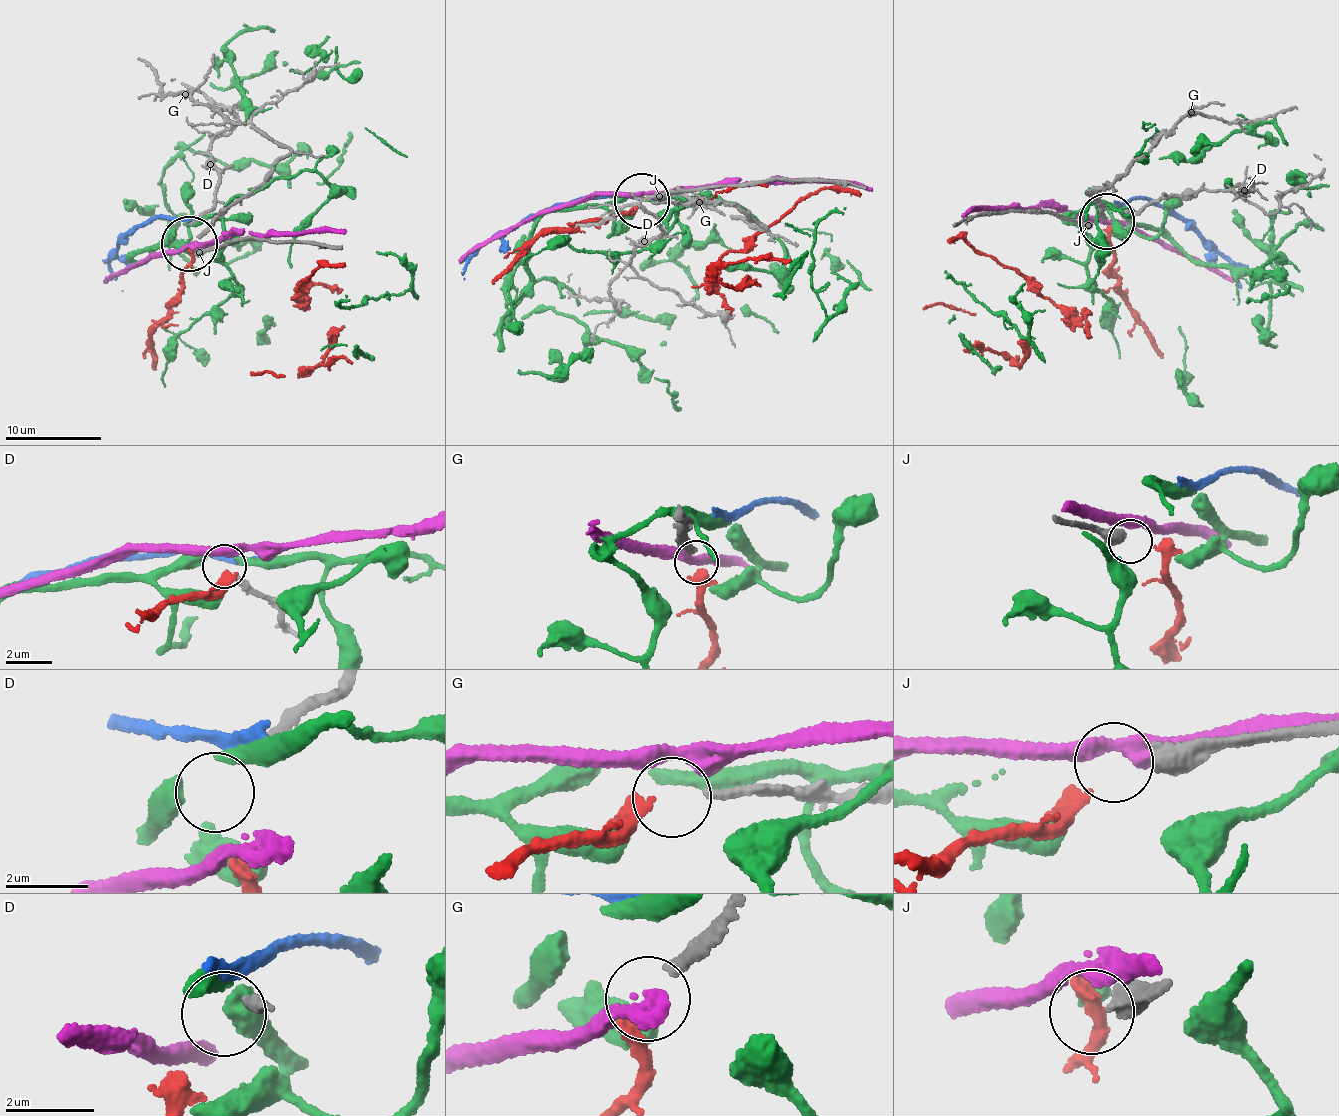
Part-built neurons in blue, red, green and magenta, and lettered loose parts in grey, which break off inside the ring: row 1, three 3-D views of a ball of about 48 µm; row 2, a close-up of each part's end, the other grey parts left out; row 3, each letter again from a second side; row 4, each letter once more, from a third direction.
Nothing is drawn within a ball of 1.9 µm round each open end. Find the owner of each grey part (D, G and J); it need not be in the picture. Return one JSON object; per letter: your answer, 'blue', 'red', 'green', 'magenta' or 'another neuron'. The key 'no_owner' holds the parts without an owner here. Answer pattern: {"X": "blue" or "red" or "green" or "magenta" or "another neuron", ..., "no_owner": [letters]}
{"D": "another neuron", "G": "red", "J": "another neuron", "no_owner": ["D", "J"]}

